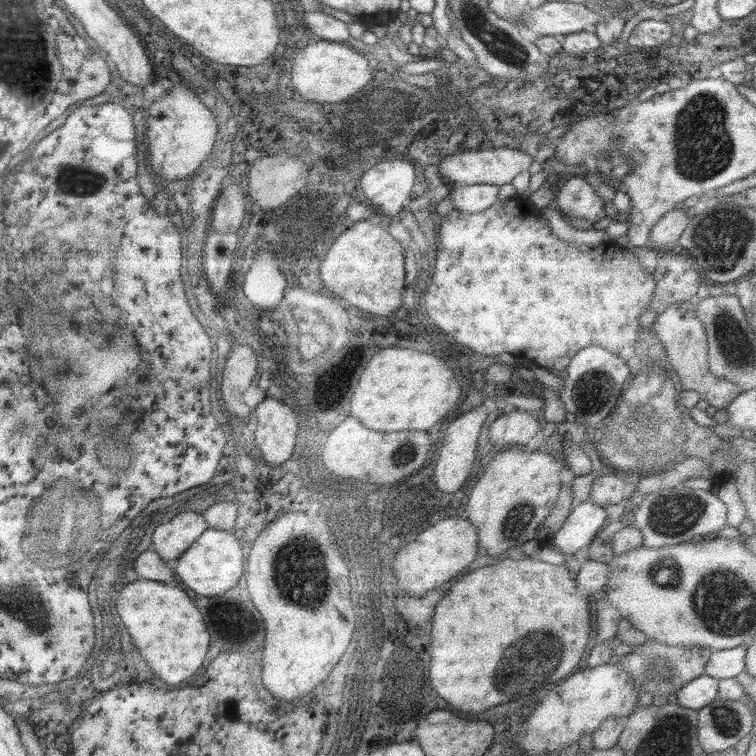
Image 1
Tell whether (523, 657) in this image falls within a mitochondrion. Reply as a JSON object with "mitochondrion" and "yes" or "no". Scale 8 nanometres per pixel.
{"mitochondrion":"yes"}

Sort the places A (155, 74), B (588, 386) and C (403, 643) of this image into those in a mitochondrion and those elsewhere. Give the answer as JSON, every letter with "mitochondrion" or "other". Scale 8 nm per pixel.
{"A":"other","B":"mitochondrion","C":"mitochondrion"}

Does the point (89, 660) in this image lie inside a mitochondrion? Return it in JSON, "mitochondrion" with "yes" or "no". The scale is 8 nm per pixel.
{"mitochondrion":"no"}

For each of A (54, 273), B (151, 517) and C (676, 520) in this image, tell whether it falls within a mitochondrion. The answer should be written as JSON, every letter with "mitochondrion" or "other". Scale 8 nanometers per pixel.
{"A":"other","B":"other","C":"mitochondrion"}

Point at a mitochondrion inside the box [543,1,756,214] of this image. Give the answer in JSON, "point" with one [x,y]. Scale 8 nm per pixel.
{"point":[703,151]}

